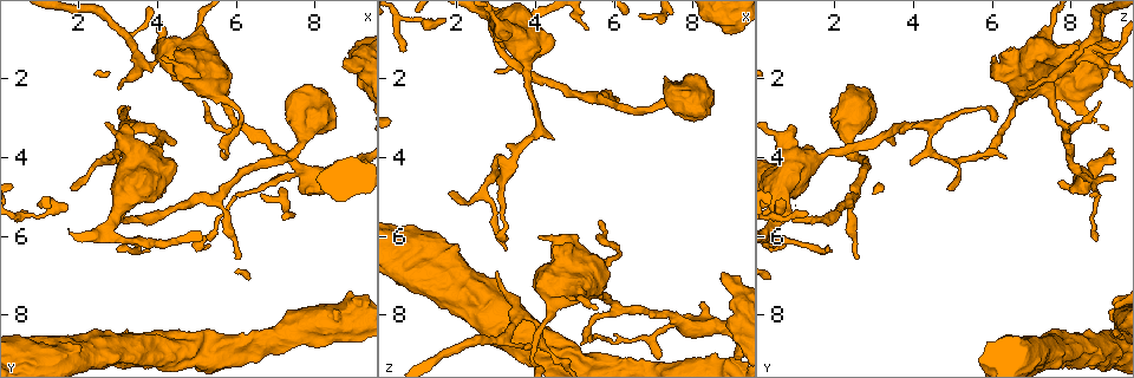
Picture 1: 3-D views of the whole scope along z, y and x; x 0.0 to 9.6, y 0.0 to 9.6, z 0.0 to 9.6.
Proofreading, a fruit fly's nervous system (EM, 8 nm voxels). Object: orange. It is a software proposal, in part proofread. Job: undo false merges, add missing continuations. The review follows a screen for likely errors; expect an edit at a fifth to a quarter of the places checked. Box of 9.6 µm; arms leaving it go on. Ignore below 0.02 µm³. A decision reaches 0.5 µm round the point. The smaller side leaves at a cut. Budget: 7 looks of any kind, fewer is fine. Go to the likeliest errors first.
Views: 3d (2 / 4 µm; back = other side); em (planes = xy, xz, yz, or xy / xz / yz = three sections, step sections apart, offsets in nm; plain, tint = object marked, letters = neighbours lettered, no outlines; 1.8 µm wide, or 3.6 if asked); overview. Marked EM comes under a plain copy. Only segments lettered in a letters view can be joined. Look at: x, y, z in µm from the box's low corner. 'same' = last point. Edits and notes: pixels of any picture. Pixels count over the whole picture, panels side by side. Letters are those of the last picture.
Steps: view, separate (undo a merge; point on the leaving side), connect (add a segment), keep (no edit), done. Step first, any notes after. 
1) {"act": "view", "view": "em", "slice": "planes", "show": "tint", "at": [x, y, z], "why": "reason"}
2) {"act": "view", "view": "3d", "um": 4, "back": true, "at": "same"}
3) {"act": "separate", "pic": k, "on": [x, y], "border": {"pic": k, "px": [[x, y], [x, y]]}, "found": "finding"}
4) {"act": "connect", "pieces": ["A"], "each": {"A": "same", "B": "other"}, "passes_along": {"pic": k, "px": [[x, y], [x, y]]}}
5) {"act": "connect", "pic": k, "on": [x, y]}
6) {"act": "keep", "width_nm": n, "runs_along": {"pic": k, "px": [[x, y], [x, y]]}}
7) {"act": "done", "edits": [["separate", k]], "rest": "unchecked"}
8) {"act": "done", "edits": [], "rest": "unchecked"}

{"act": "view", "view": "3d", "um": 4, "at": [8.75, 1.55, 6.90]}

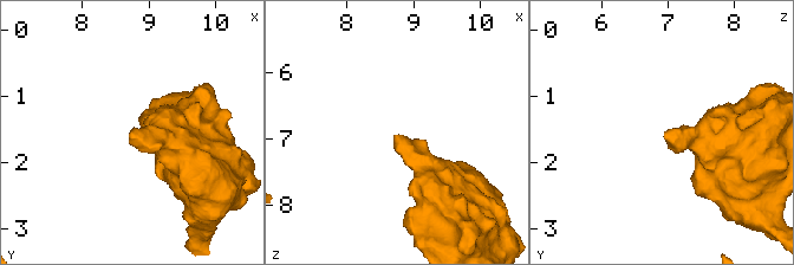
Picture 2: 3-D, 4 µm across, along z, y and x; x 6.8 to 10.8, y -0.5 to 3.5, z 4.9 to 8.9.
{"act": "view", "view": "em", "slice": "planes", "show": "letters", "at": [8.70, 1.60, 6.95], "why": "shape alone is not enough"}

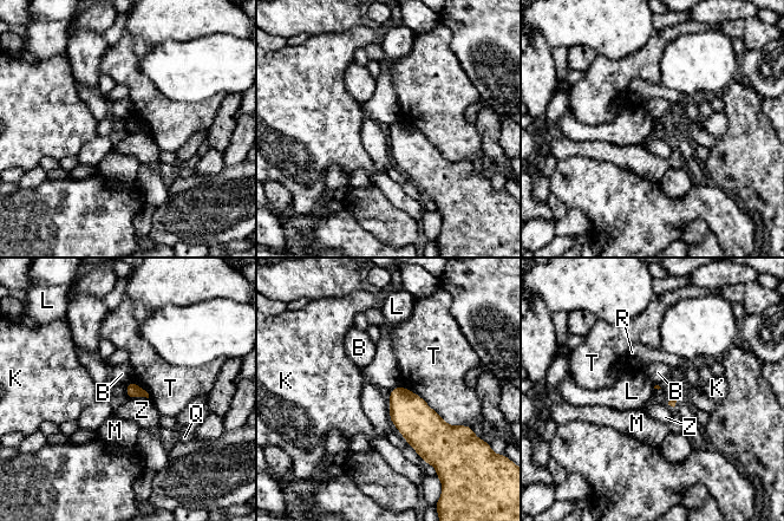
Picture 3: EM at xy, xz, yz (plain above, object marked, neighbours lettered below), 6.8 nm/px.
{"act": "keep", "each": {"B": "other", "K": "other", "L": "other", "M": "other", "Q": "other", "R": "other", "T": "other", "Z": "other"}, "border": {"pic": 3, "px": [[399, 385], [390, 391]]}, "found": "no lettered segment goes on from it"}

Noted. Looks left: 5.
{"act": "view", "view": "em", "um": 3.6, "slice": "planes", "show": "tint", "at": [4.60, 1.80, 6.25], "why": "sudden change in width"}

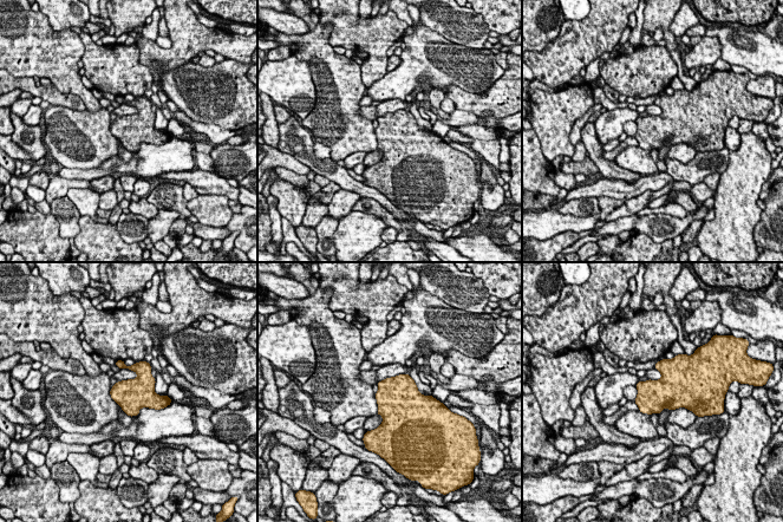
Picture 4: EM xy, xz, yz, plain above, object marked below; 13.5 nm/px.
{"act": "view", "view": "em", "um": 3.6, "slice": "planes", "show": "letters", "at": "same", "why": "see the neighbours"}

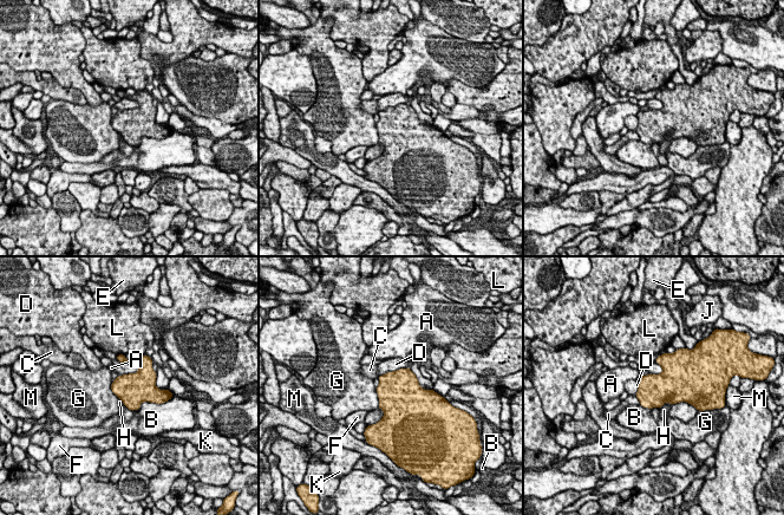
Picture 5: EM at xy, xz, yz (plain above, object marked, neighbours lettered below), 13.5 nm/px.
{"act": "keep", "each": {"A": "other", "B": "other", "C": "other", "D": "other", "E": "other", "F": "other", "G": "other", "H": "other", "J": "other", "K": "other", "L": "other", "M": "other"}, "found": "one neuron here"}

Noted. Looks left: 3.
{"act": "view", "view": "3d", "um": 4, "at": [1.80, 4.75, 4.95], "why": "branch stops here"}

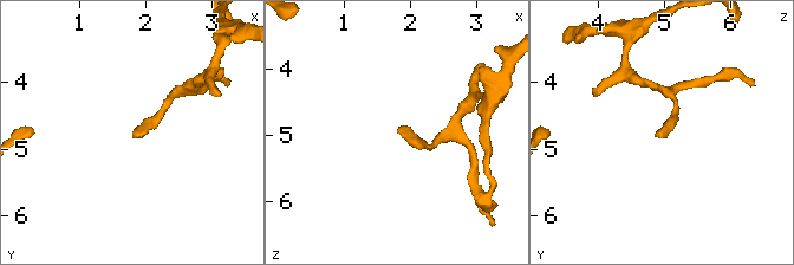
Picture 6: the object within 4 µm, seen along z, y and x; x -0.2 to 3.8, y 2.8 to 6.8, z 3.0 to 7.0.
{"act": "view", "view": "em", "um": 3.6, "slice": "yz", "step": 16, "show": "tint", "at": [1.80, 4.80, 4.90], "why": "shape alone is not enough"}

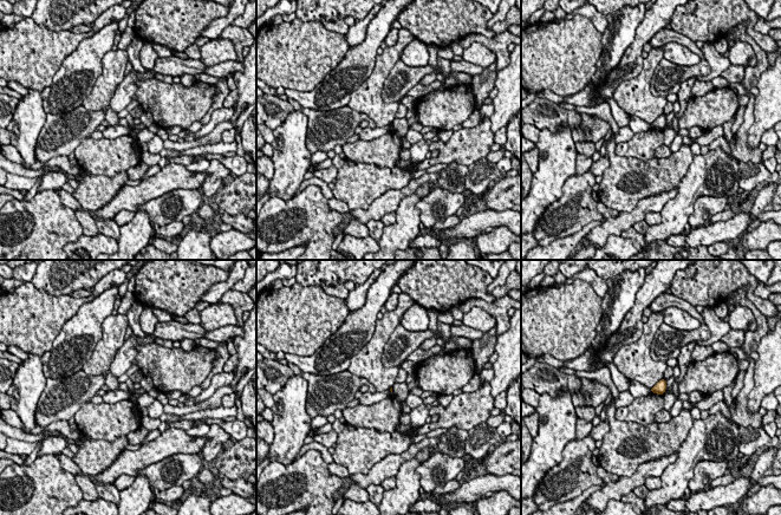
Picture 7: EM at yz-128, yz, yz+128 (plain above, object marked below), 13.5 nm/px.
{"act": "view", "view": "em", "um": 3.6, "slice": "planes", "show": "letters", "at": "same"}

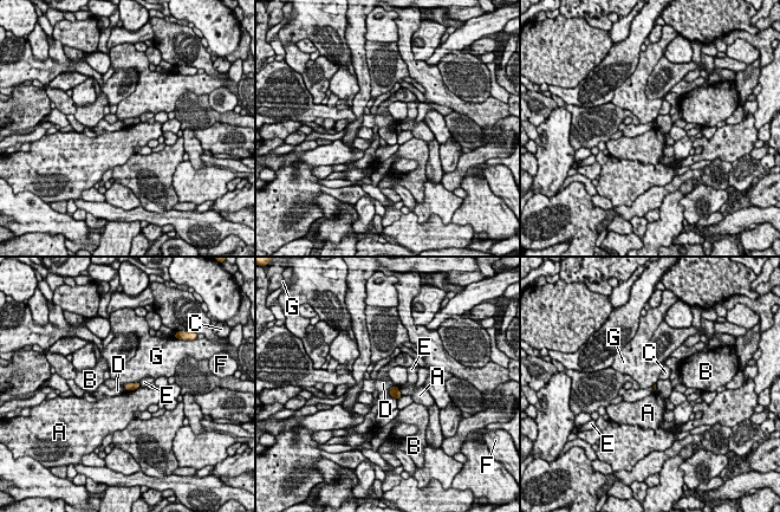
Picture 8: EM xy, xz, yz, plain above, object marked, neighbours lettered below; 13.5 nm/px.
{"act": "keep", "each": {"A": "other", "B": "other", "C": "other", "D": "other", "E": "other", "F": "other", "G": "other"}, "border": {"pic": 8, "px": [[394, 386], [388, 391]]}, "found": "none of them fits"}

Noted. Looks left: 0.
{"act": "done", "edits": [], "rest": "unchecked"}

